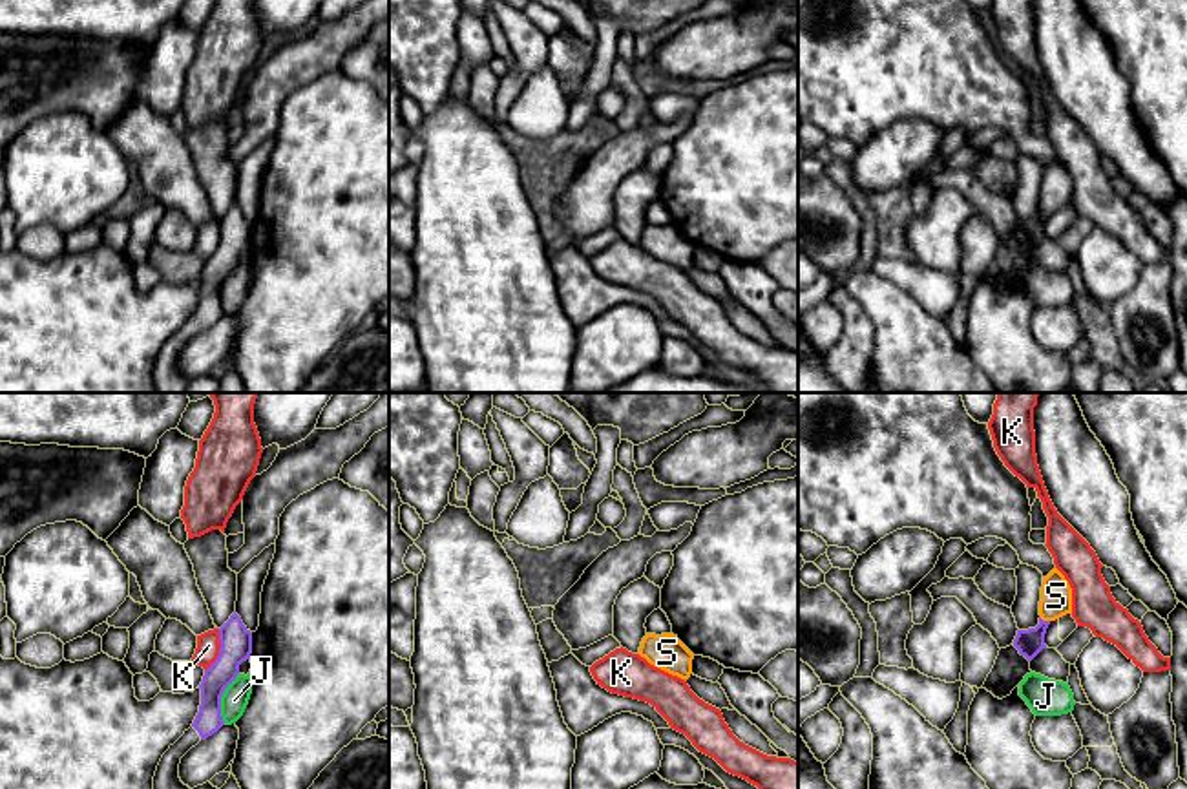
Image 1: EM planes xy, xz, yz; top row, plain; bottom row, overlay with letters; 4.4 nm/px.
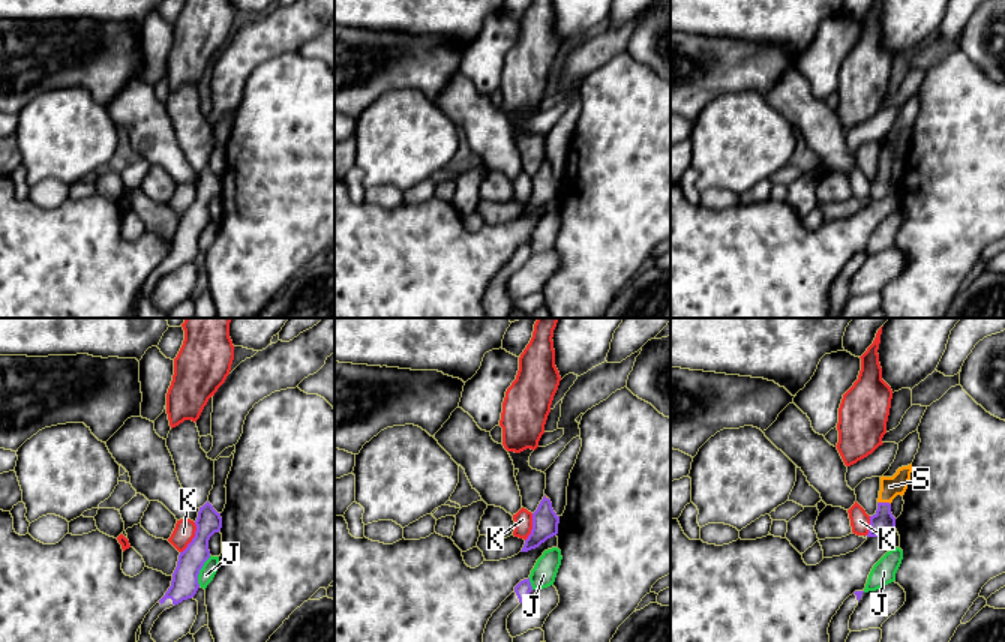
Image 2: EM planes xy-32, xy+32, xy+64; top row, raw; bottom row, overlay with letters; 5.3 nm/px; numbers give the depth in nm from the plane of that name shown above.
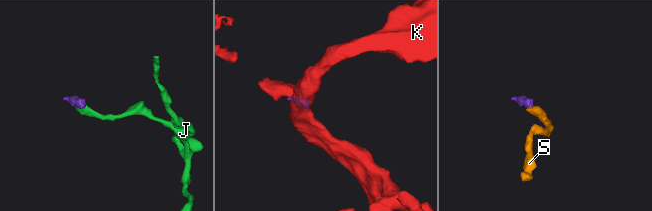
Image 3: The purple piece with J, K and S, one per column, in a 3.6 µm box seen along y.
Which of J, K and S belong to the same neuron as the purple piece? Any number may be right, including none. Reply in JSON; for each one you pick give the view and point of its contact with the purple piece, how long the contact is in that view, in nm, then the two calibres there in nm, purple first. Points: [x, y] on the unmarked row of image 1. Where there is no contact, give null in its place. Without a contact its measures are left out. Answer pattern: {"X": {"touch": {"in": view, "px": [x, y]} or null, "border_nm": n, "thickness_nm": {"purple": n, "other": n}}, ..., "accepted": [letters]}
{"S": {"touch": {"in": "yz", "px": [1045, 212]}, "border_nm": 50, "thickness_nm": {"purple": 120, "other": 140}}, "accepted": ["S"]}

